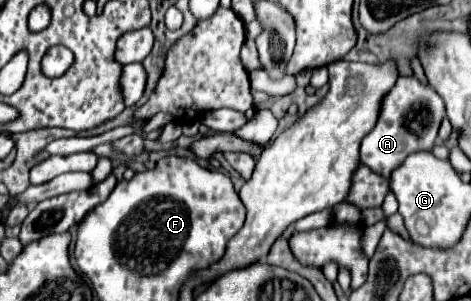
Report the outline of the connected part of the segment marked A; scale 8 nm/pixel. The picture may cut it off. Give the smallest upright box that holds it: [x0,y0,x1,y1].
[360,76,446,178]

